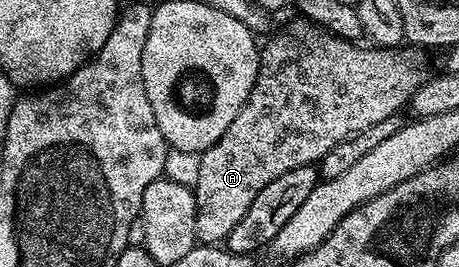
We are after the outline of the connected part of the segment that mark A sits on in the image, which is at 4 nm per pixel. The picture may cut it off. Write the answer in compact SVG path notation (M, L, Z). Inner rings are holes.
M295 18L295 21L284 32L277 33L267 45L265 43L262 45L257 82L249 94L245 106L241 106L237 118L233 118L233 122L229 122L229 130L225 130L225 134L221 134L221 138L217 138L217 142L213 142L213 146L209 146L199 157L201 171L193 191L195 194L195 238L200 245L215 246L226 241L227 235L237 226L237 222L241 222L241 218L245 218L245 210L249 210L249 206L253 206L253 198L257 198L257 194L261 194L261 190L265 190L265 186L269 186L269 182L273 182L273 178L281 178L281 174L289 174L289 170L297 170L297 166L318 165L319 160L325 158L325 154L329 154L329 150L333 146L337 146L337 142L347 140L361 130L369 130L369 126L377 126L377 122L385 122L385 118L400 115L404 111L402 108L406 109L410 105L412 94L417 91L425 79L423 64L419 61L418 56L420 53L407 46L358 48L359 46L358 43L343 40L302 18Z

